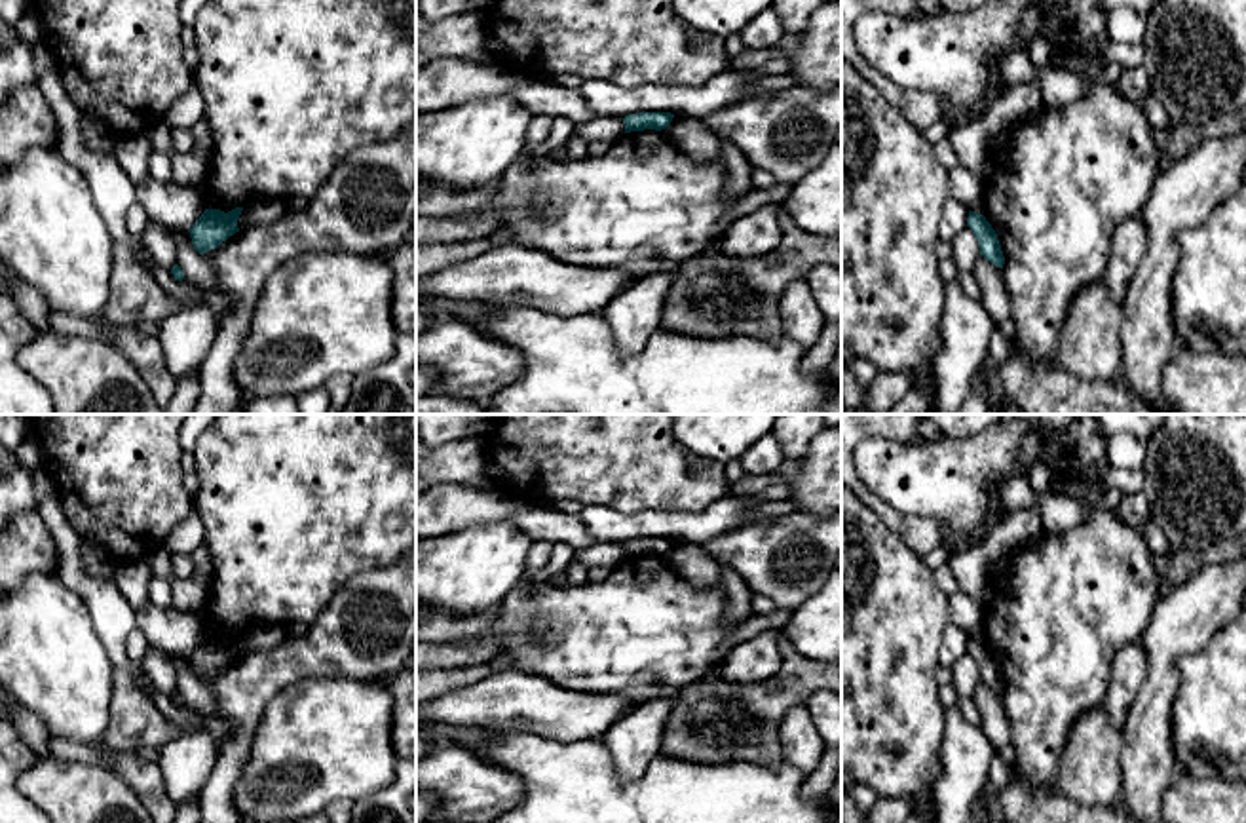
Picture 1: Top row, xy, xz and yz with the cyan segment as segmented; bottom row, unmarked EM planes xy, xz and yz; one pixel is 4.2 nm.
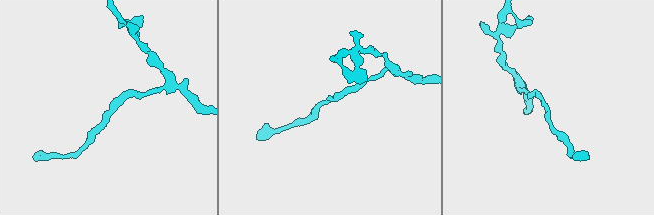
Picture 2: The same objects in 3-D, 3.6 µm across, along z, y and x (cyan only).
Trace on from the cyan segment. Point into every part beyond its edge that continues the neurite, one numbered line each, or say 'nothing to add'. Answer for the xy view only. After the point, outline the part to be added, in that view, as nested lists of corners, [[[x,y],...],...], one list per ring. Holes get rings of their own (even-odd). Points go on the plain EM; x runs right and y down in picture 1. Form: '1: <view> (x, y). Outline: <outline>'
nothing to add

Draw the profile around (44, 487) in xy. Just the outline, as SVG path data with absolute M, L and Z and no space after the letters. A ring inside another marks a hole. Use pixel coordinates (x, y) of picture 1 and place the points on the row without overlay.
M44 468L34 469L30 475L38 502L44 502L47 496L55 494L55 483Z

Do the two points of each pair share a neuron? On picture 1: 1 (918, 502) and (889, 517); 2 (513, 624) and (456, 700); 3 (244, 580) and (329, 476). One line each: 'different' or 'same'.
1: different
2: different
3: same

